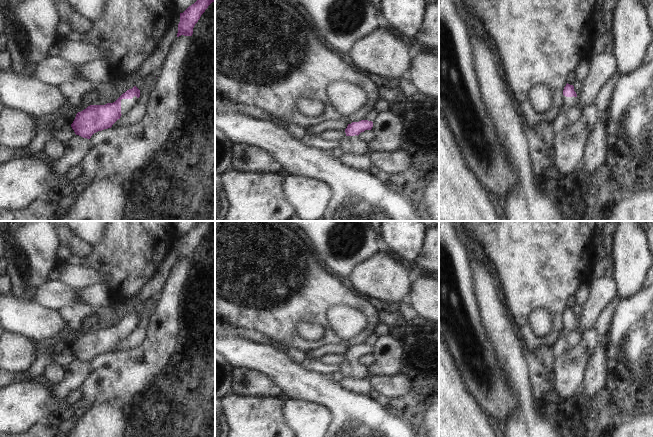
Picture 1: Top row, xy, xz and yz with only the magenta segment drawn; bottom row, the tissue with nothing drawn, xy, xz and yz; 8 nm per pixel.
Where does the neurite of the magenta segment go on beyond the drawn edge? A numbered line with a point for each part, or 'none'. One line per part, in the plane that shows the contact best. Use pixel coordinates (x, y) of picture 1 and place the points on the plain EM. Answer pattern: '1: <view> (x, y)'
1: xy (126, 328)

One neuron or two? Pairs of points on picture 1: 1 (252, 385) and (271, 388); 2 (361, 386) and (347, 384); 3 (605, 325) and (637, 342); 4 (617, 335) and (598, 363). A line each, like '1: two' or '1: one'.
1: one
2: one
3: two
4: two

